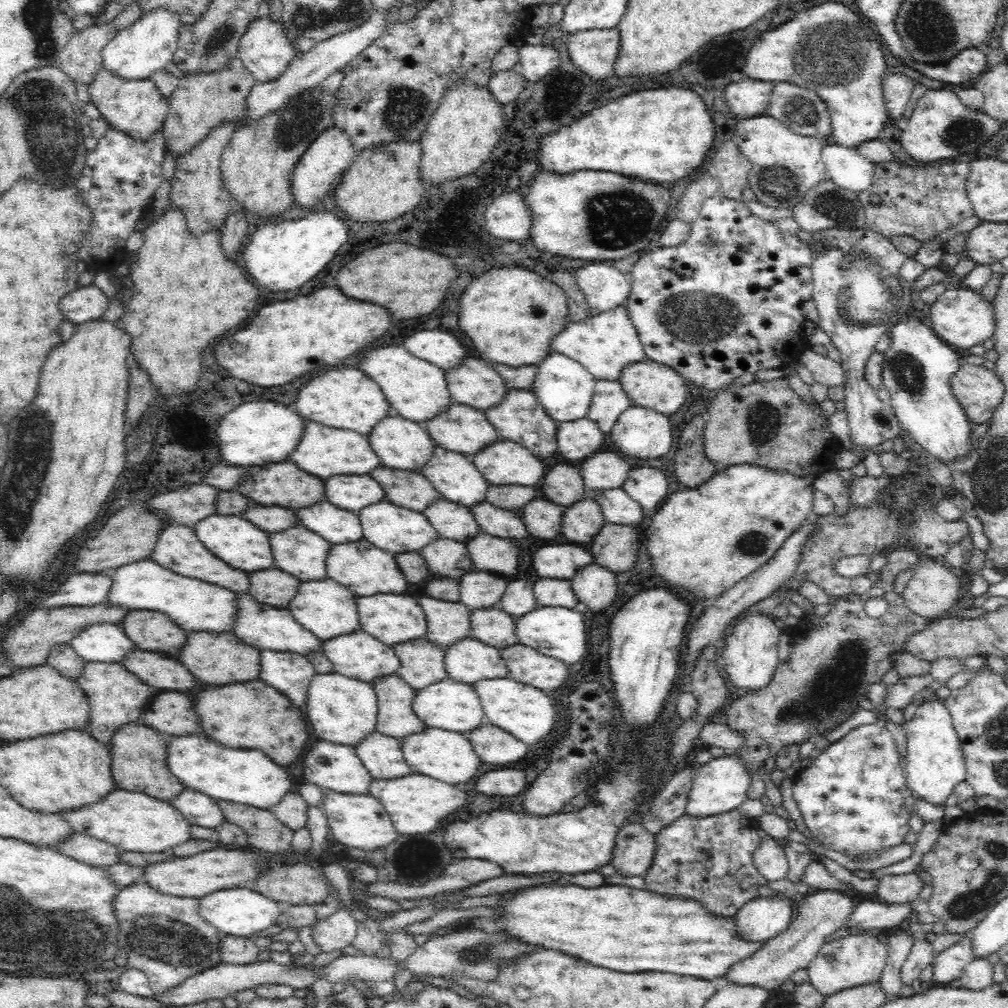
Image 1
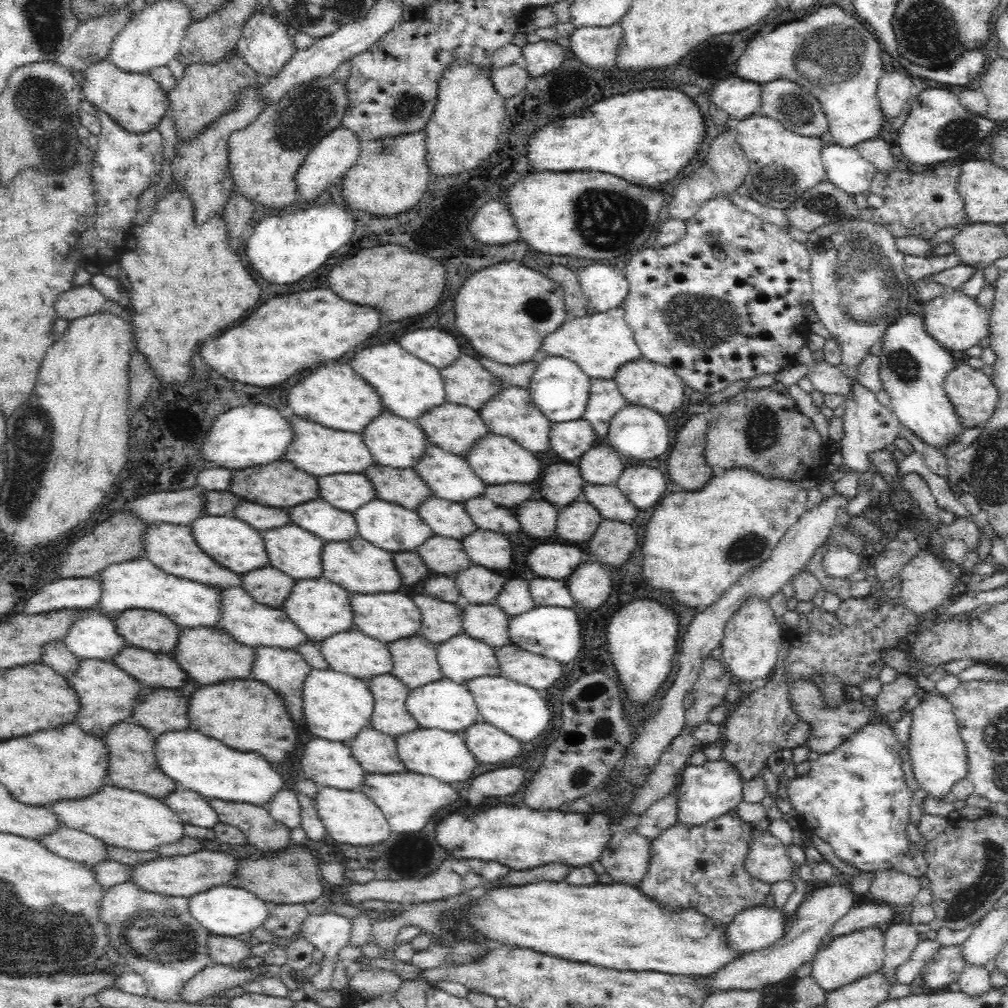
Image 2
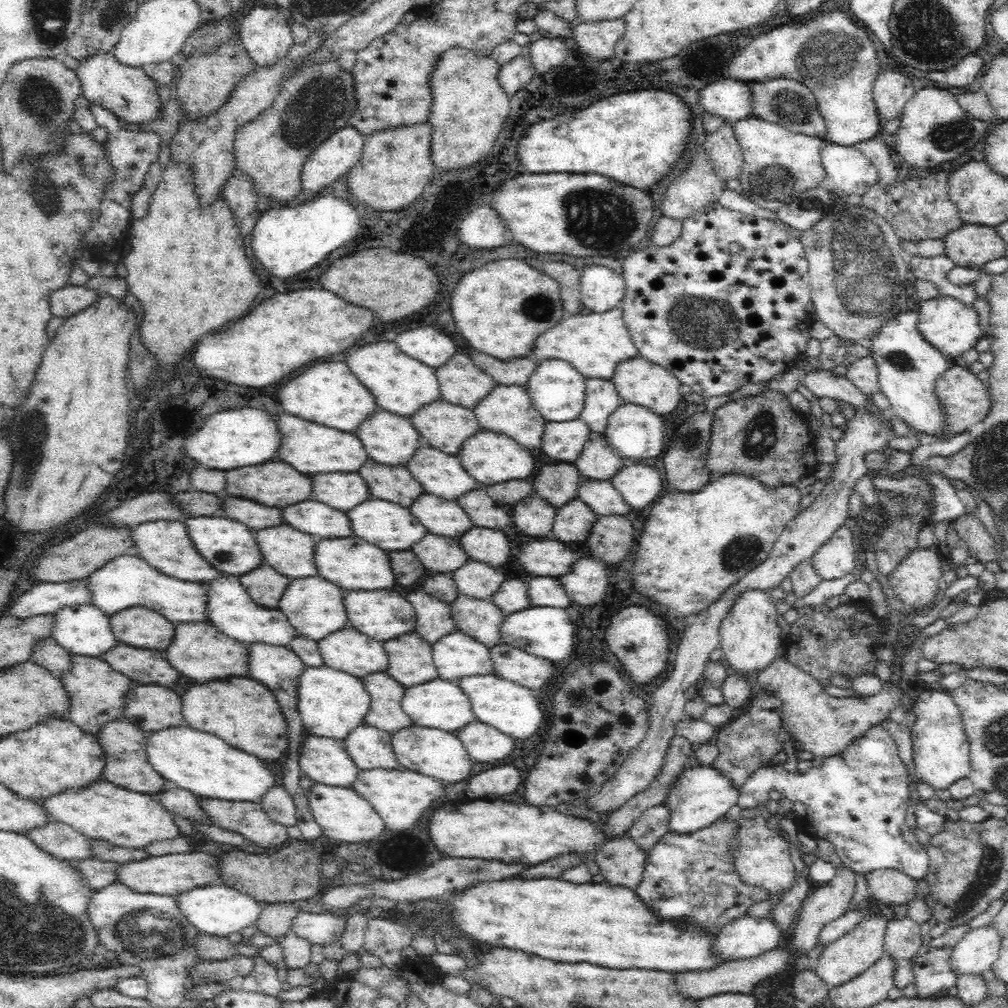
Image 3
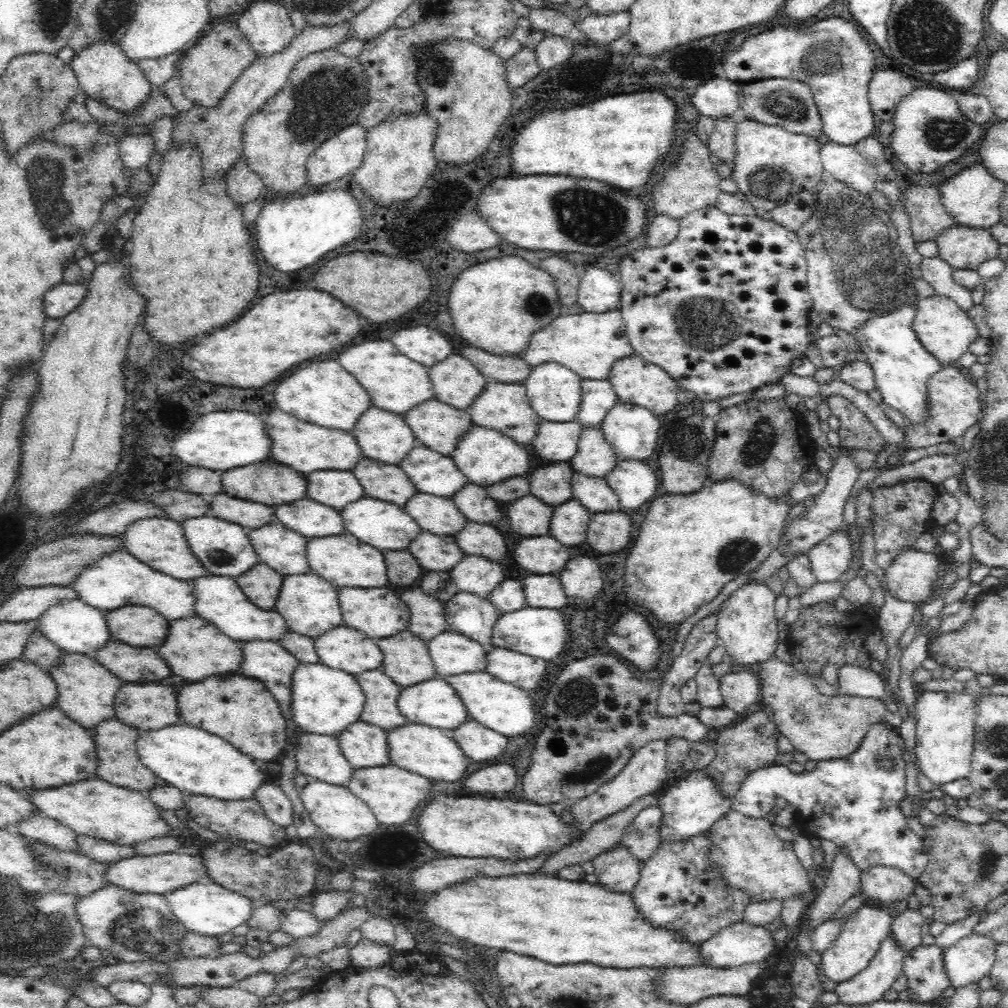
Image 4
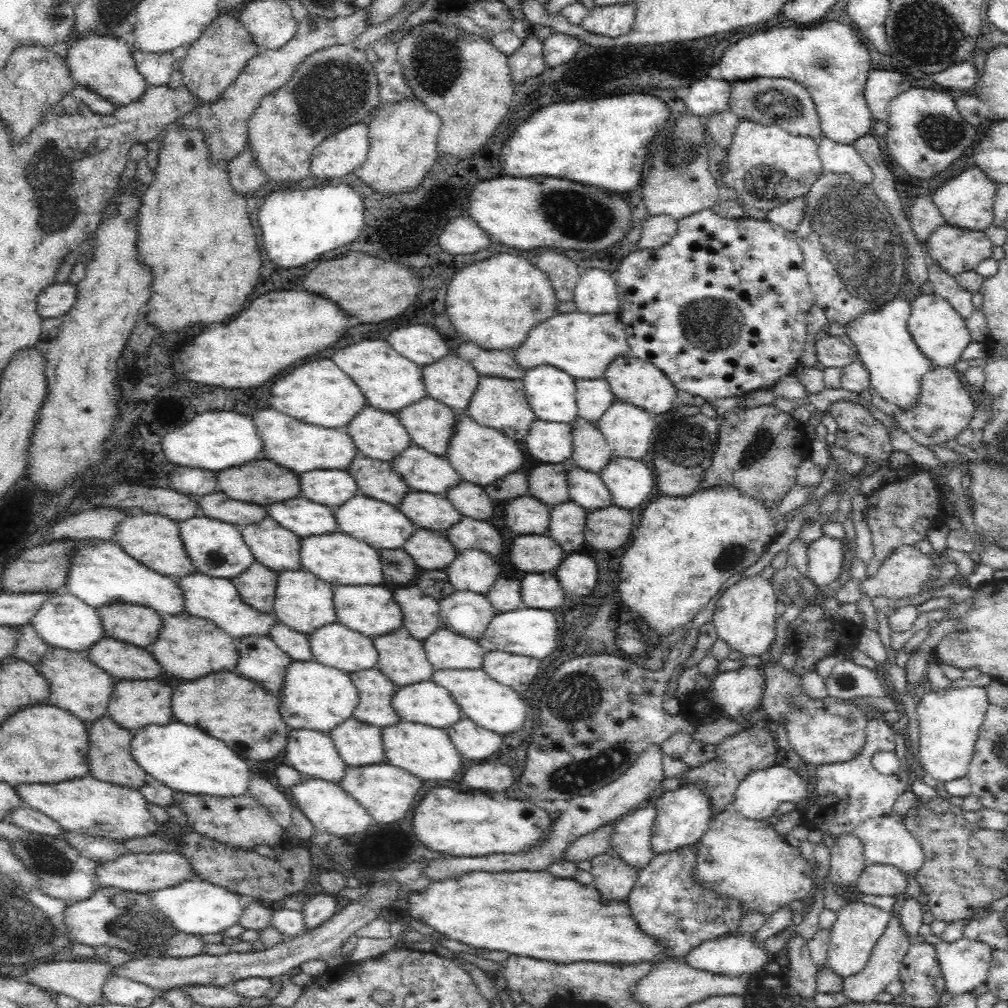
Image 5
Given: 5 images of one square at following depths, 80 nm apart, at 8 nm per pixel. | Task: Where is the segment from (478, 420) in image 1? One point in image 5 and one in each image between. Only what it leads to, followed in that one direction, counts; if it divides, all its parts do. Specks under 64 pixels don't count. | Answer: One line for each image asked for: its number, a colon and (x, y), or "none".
2: (452, 427)
3: (441, 425)
4: (437, 426)
5: (429, 423)

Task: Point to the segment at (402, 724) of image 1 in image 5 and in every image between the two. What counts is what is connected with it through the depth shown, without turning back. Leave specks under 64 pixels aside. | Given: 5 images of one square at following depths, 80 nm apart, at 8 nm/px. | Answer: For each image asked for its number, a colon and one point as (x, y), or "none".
2: (389, 715)
3: (384, 712)
4: (380, 692)
5: (374, 690)

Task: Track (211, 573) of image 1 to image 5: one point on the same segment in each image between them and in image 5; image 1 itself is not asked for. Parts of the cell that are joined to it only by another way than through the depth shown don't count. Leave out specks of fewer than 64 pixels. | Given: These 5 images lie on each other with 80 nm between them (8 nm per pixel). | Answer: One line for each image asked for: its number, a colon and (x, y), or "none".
2: (171, 547)
3: (164, 544)
4: (158, 542)
5: (153, 540)

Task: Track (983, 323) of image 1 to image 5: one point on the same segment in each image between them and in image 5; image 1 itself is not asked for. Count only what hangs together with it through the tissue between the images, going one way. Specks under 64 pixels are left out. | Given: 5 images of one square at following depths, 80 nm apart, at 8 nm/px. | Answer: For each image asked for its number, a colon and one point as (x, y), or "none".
2: (955, 322)
3: (950, 328)
4: (941, 328)
5: (940, 335)

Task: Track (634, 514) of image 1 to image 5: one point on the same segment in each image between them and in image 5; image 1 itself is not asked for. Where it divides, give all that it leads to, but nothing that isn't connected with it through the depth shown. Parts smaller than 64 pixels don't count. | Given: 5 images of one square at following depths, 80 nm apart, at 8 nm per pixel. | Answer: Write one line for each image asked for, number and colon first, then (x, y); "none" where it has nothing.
2: (609, 501)
3: (600, 496)
4: (593, 493)
5: (586, 488)

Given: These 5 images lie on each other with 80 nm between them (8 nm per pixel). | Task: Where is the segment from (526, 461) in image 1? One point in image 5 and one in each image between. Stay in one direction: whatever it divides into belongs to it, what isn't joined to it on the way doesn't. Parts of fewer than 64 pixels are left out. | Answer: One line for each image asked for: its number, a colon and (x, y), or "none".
2: (494, 459)
3: (489, 457)
4: (485, 456)
5: (480, 454)

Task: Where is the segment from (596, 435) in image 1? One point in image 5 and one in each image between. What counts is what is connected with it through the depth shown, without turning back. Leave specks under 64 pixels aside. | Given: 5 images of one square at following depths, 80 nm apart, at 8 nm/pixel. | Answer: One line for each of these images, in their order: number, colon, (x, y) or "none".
2: (568, 440)
3: (562, 441)
4: (556, 442)
5: (549, 442)

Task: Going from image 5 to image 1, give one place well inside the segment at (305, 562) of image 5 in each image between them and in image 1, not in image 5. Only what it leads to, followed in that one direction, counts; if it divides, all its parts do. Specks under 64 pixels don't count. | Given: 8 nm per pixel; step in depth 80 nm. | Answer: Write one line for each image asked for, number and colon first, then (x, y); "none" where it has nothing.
1: (365, 570)
2: (358, 566)
3: (352, 564)
4: (344, 561)

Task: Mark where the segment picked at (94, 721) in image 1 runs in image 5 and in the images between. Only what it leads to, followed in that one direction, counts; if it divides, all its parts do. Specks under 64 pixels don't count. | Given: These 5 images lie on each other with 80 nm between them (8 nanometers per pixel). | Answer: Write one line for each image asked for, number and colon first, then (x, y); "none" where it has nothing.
2: (104, 693)
3: (94, 691)
4: (85, 689)
5: (75, 684)

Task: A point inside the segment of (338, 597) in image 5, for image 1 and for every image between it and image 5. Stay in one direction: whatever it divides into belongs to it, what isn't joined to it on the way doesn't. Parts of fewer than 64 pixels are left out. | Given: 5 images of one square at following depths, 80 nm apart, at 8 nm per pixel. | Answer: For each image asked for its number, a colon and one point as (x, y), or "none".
1: (392, 619)
2: (385, 616)
3: (382, 614)
4: (377, 612)

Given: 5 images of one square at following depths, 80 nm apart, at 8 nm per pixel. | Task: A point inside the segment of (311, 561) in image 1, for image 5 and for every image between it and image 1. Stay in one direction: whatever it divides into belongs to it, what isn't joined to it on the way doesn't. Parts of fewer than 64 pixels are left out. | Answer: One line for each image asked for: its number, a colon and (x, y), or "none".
2: (296, 552)
3: (289, 551)
4: (280, 548)
5: (272, 546)

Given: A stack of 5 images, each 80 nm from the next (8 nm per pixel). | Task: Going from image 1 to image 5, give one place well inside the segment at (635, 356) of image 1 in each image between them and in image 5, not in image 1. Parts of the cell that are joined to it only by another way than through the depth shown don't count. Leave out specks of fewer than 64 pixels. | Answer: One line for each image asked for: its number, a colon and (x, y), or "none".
2: (599, 344)
3: (593, 344)
4: (587, 344)
5: (582, 345)

